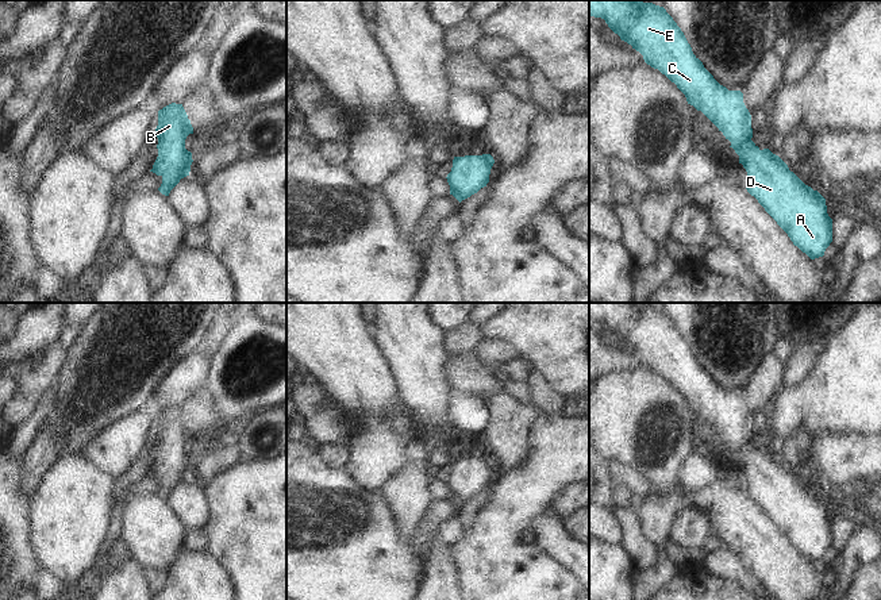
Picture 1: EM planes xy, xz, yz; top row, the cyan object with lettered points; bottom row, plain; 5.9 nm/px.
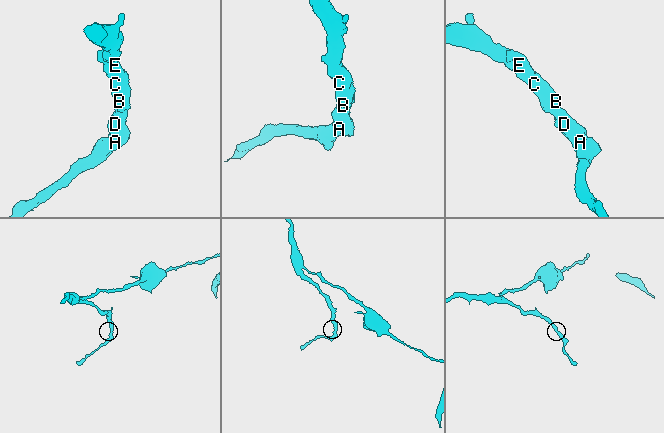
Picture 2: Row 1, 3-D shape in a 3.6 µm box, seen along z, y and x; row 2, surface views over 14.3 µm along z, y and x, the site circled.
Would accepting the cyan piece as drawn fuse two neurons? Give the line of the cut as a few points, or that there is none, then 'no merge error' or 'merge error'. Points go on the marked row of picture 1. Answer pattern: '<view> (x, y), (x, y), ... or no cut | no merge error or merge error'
no cut | no merge error

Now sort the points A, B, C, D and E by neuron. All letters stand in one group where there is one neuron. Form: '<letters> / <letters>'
A B C D E

